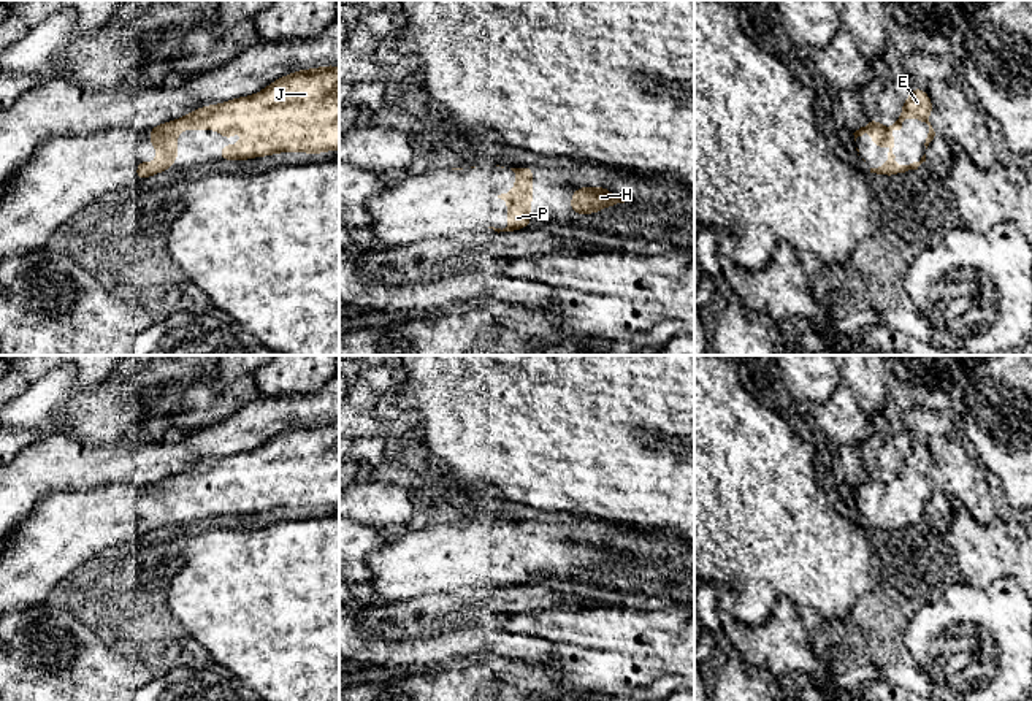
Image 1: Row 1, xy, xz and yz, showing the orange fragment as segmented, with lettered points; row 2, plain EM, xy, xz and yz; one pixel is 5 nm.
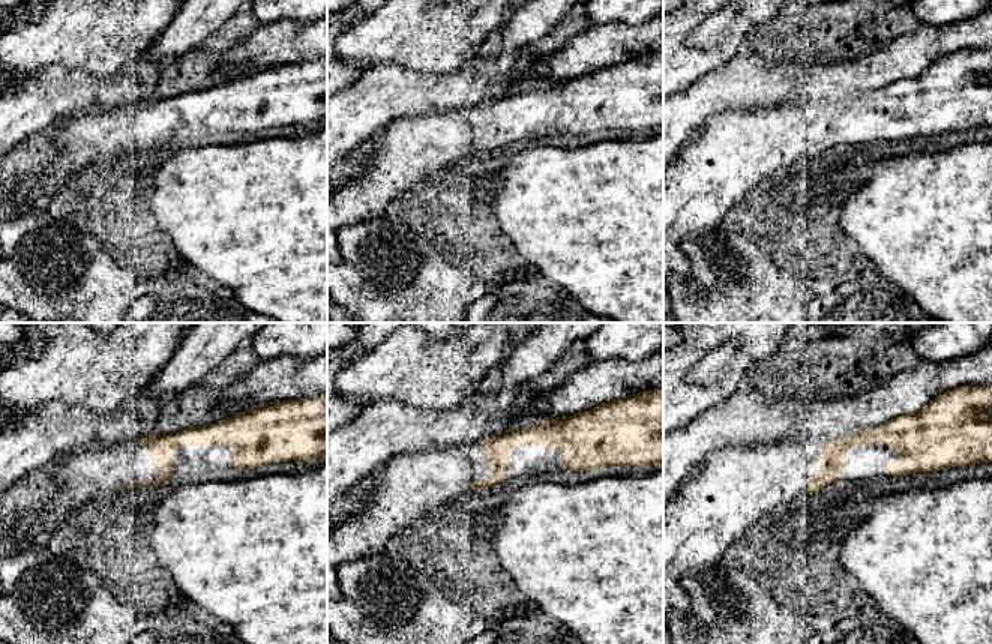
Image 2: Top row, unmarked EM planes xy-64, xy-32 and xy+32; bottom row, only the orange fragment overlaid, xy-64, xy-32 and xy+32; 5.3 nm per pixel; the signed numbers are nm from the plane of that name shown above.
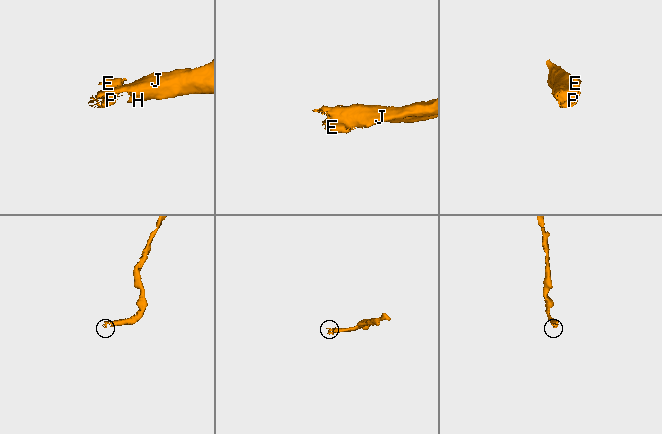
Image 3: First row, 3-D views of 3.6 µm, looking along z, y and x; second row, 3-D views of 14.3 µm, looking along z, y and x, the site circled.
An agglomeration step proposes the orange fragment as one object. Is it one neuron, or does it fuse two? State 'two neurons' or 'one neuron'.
one neuron

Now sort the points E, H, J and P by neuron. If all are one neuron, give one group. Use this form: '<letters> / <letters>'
E H J P

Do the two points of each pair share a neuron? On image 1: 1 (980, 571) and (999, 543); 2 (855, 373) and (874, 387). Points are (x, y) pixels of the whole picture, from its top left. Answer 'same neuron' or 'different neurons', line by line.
1: same neuron
2: same neuron

